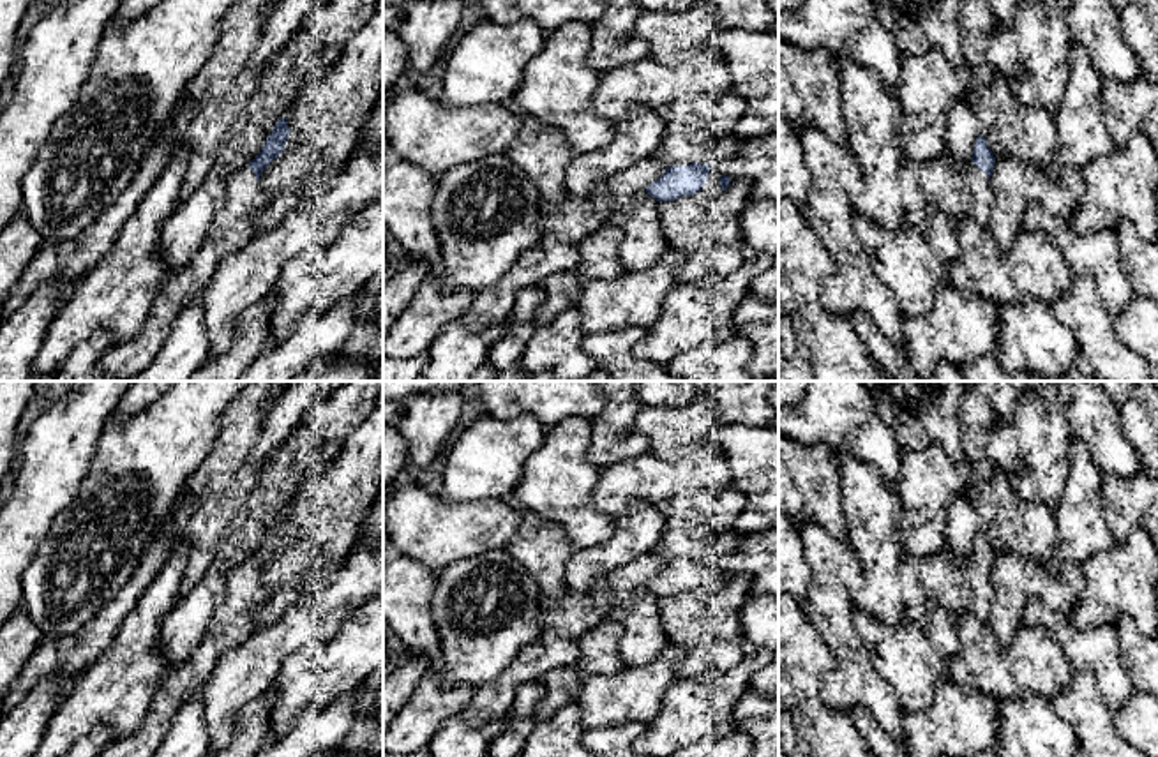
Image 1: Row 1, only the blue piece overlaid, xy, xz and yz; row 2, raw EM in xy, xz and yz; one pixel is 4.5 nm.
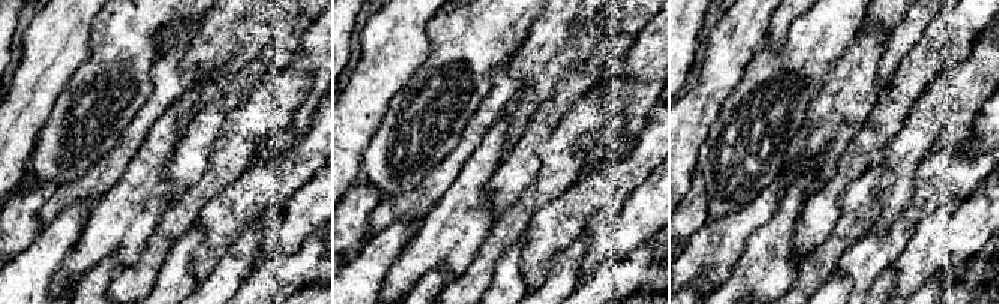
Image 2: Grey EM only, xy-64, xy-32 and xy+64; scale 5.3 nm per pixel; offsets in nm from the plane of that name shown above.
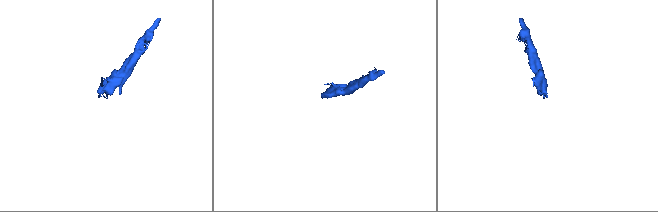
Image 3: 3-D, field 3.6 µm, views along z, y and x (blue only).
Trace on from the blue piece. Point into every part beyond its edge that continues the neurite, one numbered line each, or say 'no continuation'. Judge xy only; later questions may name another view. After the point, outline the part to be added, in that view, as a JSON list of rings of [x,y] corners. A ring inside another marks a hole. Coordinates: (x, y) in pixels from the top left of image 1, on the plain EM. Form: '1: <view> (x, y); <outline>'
1: xy (233, 622); [[[244,561],[228,575],[228,598],[219,605],[199,644],[164,678],[141,725],[127,738],[113,741],[101,757],[154,757],[166,741],[173,718],[217,667],[221,656],[256,630],[258,609],[268,589],[254,566]]]

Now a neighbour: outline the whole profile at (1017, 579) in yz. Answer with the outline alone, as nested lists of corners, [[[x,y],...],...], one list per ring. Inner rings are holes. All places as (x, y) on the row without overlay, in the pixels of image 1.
[[[997,552],[990,572],[996,596],[989,625],[1004,651],[1011,644],[1024,616],[1026,603],[1038,596],[1047,609],[1072,618],[1077,598],[1084,589],[1080,566],[1066,563],[1057,577],[1050,577],[1043,565],[1013,552]]]

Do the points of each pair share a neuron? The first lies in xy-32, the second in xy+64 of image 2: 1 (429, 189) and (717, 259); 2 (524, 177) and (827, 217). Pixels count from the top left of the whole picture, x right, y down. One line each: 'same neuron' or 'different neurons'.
1: same neuron
2: same neuron

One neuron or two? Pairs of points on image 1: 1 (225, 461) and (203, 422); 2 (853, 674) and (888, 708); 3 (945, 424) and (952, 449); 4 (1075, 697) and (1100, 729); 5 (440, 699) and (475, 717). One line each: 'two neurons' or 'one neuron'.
1: two neurons
2: one neuron
3: one neuron
4: one neuron
5: two neurons

